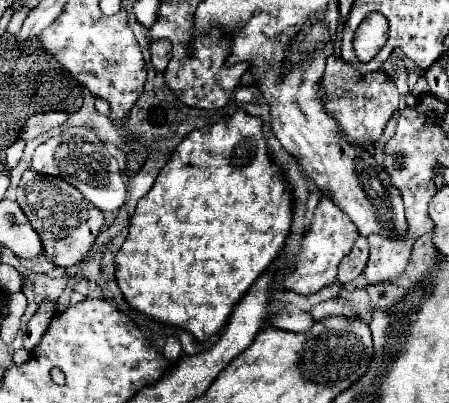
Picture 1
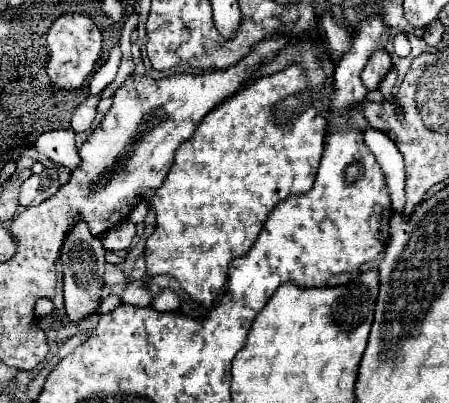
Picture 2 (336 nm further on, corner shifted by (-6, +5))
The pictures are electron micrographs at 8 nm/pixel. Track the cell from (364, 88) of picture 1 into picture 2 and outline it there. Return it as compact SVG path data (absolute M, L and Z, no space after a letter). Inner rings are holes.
M391 57L389 59L369 59L363 73L361 73L361 79L363 79L363 85L367 87L367 91L375 91L381 77L391 69Z

